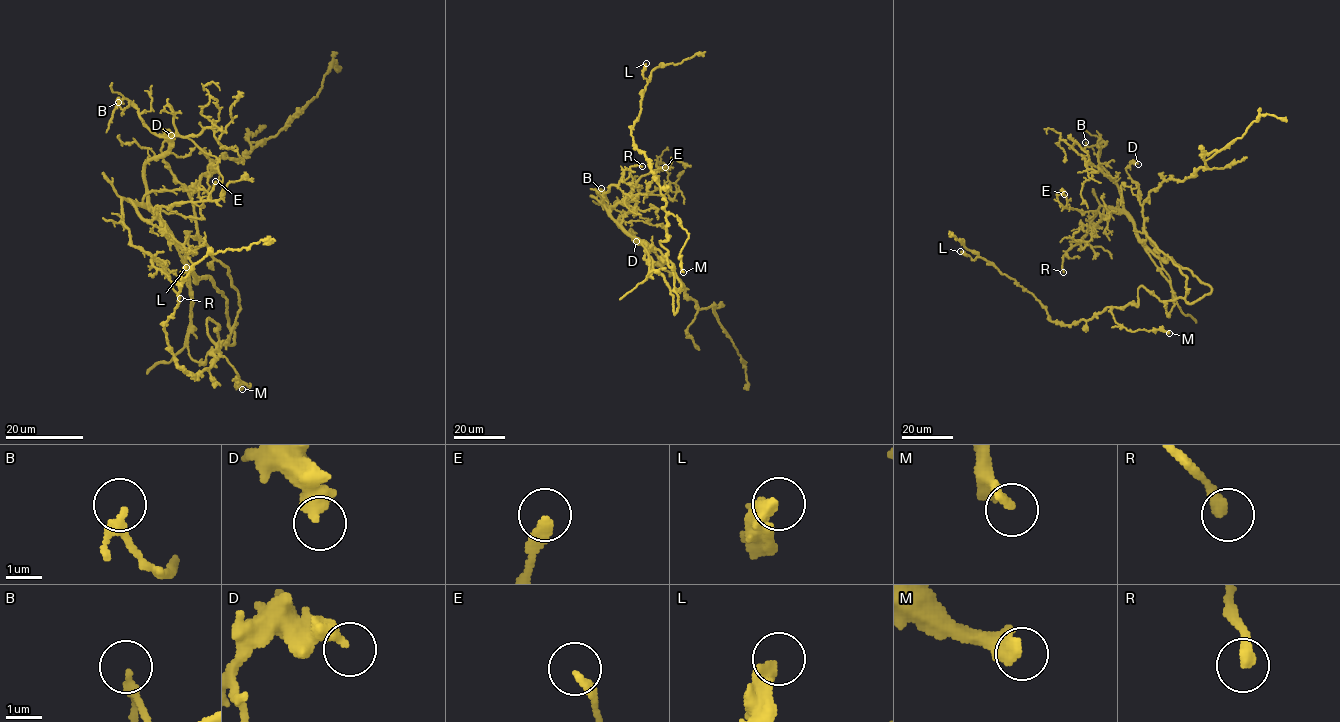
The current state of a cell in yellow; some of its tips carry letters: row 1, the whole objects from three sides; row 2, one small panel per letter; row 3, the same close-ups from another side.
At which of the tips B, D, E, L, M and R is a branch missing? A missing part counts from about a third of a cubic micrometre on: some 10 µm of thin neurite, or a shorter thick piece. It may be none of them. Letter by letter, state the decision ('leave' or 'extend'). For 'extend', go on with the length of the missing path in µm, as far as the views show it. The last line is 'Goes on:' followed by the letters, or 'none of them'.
B: leave
D: leave
E: leave
L: leave
M: leave
R: leave
Goes on: none of them

